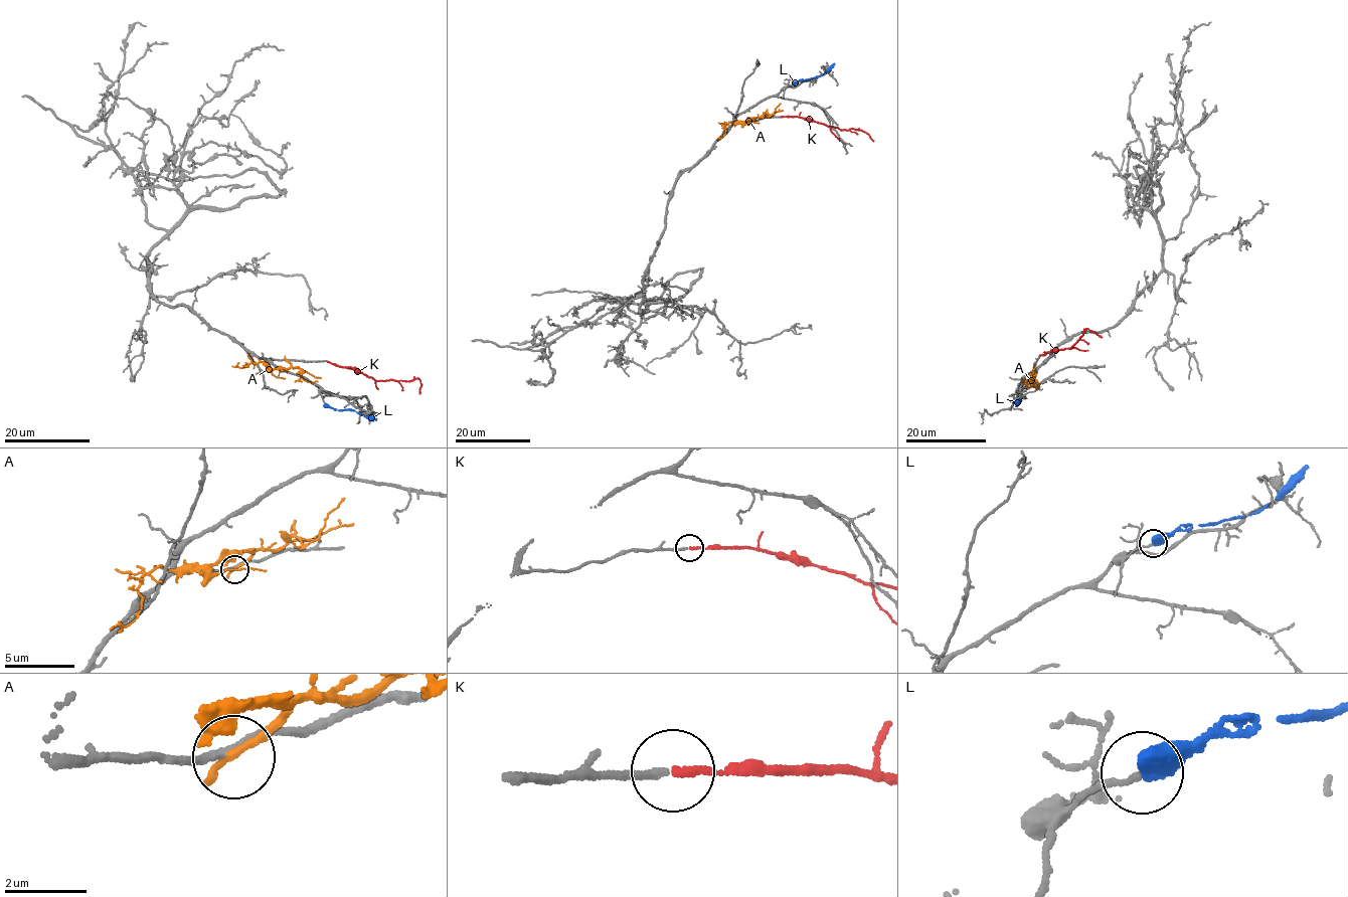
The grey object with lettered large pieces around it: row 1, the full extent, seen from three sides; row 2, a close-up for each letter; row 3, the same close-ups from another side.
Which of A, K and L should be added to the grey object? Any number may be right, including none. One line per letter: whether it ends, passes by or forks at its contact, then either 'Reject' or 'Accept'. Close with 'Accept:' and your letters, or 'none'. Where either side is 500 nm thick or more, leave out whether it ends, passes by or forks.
A: It ends there. Reject
K: It ends there. Accept
L: Reject
Accept: K

